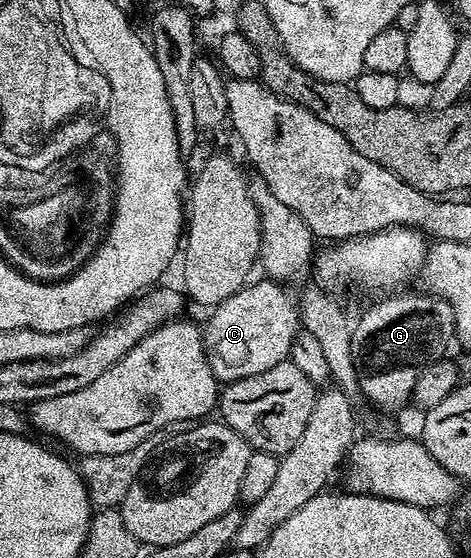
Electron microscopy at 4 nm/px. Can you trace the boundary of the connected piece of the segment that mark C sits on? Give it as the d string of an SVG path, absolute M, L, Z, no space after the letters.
M261 278L258 284L246 283L231 298L216 305L209 316L209 321L203 324L205 337L205 357L211 366L218 382L242 380L255 374L263 374L263 370L271 370L271 366L286 363L290 352L299 335L299 304L284 292L282 285L272 278Z

